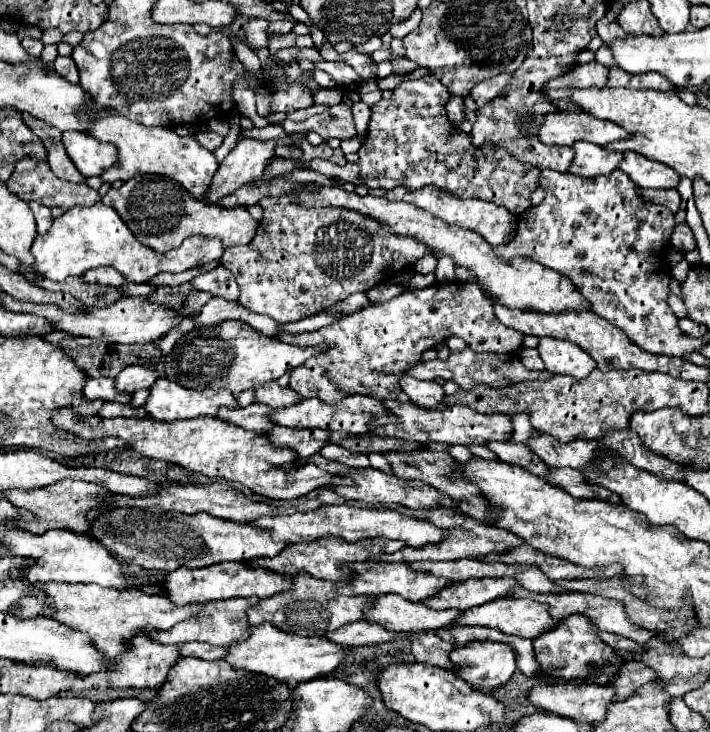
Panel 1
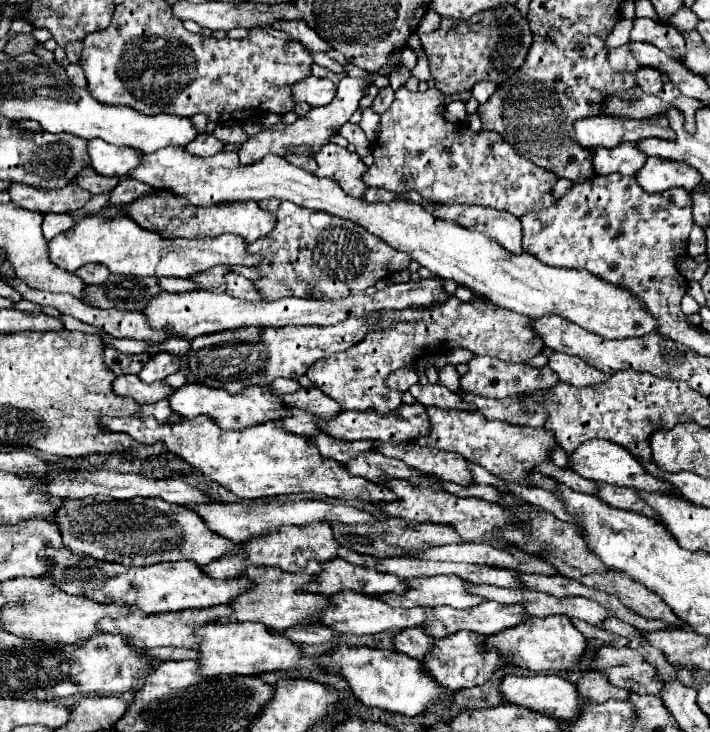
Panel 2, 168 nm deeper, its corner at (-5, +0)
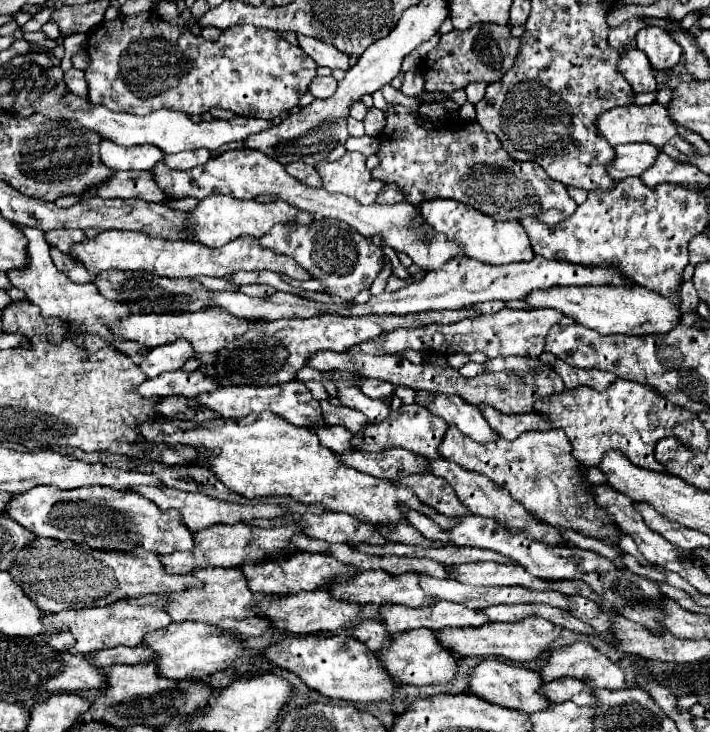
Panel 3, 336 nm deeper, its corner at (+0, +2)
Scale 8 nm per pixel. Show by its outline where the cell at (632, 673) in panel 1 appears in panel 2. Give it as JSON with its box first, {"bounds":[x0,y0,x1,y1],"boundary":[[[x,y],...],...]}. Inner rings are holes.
{"bounds":[576,672,630,702],"boundary":[[[584,672],[578,680],[576,680],[576,690],[580,692],[580,696],[588,698],[590,702],[606,702],[608,698],[614,700],[624,700],[630,692],[616,688],[608,682],[608,678],[600,672]]]}

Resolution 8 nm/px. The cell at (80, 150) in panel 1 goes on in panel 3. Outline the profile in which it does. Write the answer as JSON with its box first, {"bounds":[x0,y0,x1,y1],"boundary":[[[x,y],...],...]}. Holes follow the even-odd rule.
{"bounds":[101,140,163,170],"boundary":[[[103,140],[101,148],[101,162],[111,170],[151,170],[155,162],[163,160],[163,152],[155,146],[115,146],[113,142]]]}

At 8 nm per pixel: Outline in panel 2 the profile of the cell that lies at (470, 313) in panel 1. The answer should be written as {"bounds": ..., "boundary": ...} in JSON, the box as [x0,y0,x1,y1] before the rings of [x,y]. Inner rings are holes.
{"bounds":[308,296,544,416],"boundary":[[[452,296],[436,308],[374,312],[368,316],[368,320],[372,326],[382,320],[382,326],[378,330],[372,328],[366,340],[362,340],[354,348],[318,360],[316,368],[308,370],[308,378],[316,384],[318,390],[336,400],[342,408],[358,412],[368,410],[380,416],[388,416],[402,404],[402,394],[398,390],[386,388],[384,378],[390,372],[412,364],[434,350],[438,352],[442,348],[466,348],[474,354],[488,354],[504,362],[526,362],[538,356],[544,348],[542,338],[532,330],[532,318],[496,306],[490,308],[490,304],[482,298],[472,298],[472,302],[464,304],[456,296]]]}

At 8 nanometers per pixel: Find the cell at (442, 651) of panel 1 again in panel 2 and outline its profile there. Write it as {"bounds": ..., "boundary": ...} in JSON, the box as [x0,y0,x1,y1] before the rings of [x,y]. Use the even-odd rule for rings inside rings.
{"bounds":[392,628,436,660],"boundary":[[[404,628],[404,632],[396,632],[392,636],[392,642],[394,642],[396,652],[422,660],[430,652],[430,648],[434,646],[436,640],[432,636],[428,636],[422,628]]]}

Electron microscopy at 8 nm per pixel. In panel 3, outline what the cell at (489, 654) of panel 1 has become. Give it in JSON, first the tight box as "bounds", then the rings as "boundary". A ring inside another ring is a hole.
{"bounds":[377,628,459,686],"boundary":[[[417,628],[407,634],[393,634],[395,642],[391,642],[391,650],[383,650],[383,654],[377,654],[383,658],[383,664],[387,666],[387,672],[401,684],[413,684],[413,686],[429,686],[429,684],[447,684],[457,674],[459,654],[445,648],[437,634],[427,628]]]}

